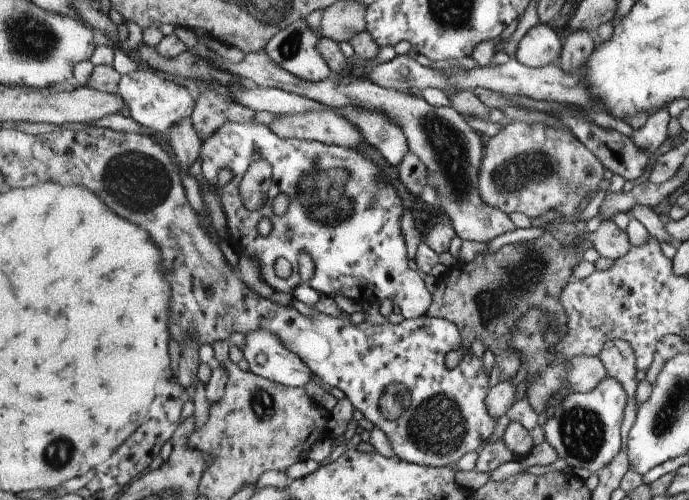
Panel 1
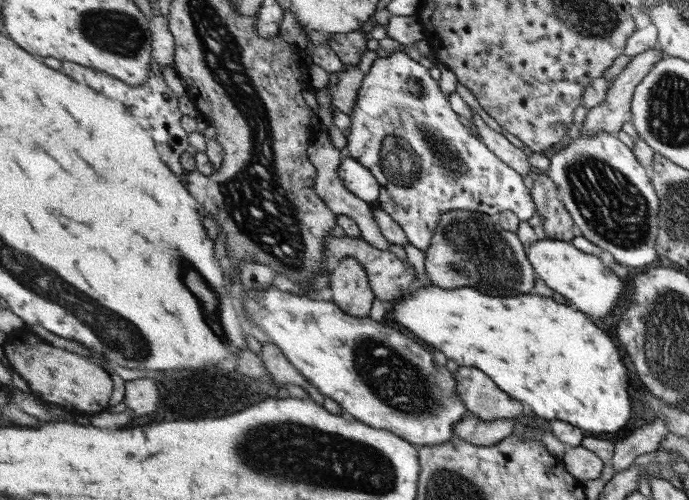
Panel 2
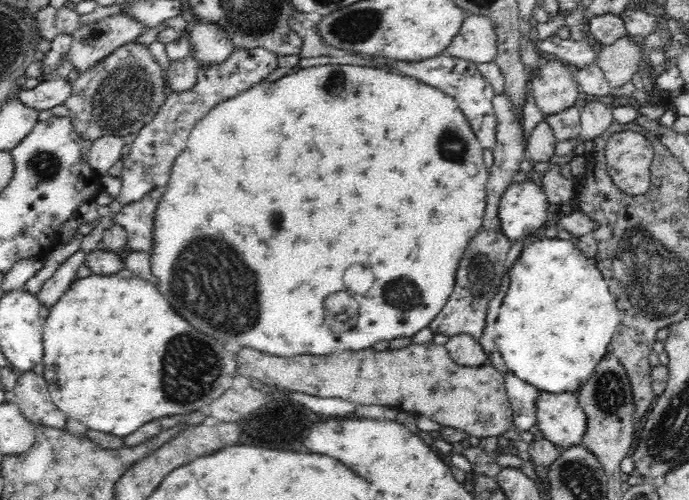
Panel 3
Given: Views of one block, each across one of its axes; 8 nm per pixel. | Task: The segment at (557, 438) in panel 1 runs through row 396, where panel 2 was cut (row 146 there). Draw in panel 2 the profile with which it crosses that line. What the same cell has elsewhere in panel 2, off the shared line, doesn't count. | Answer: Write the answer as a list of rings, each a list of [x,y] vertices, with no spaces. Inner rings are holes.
[[[597,132],[591,138],[577,134],[561,150],[555,150],[549,162],[545,176],[557,186],[559,200],[589,244],[609,252],[617,264],[629,268],[659,260],[655,242],[661,228],[661,214],[657,214],[661,212],[661,200],[651,188],[649,172],[641,168],[627,146],[607,132]]]

